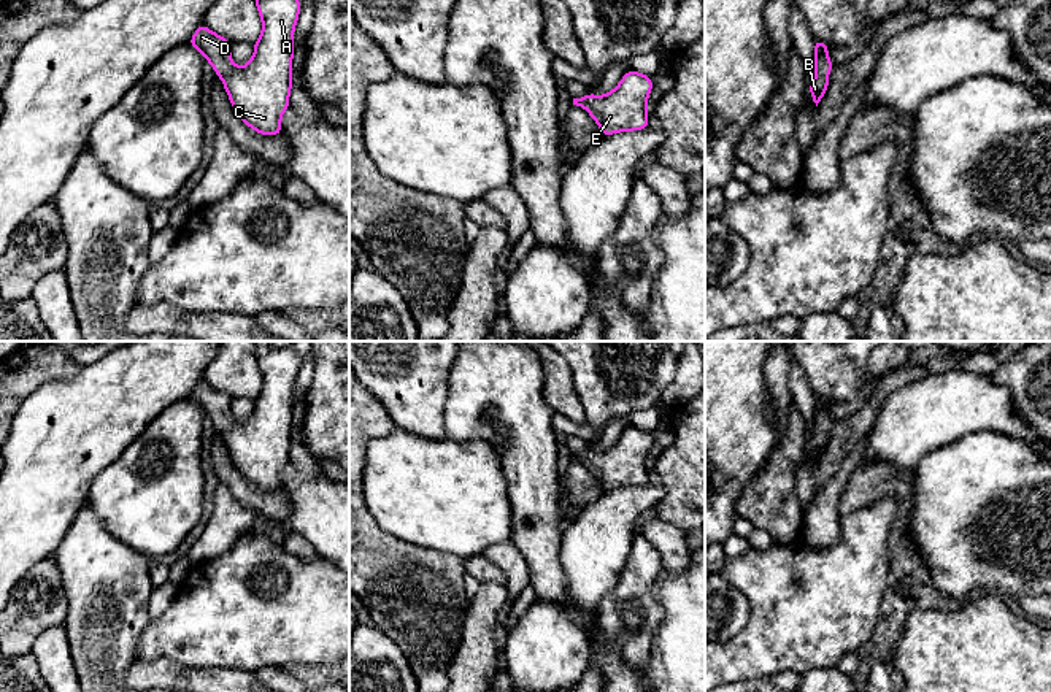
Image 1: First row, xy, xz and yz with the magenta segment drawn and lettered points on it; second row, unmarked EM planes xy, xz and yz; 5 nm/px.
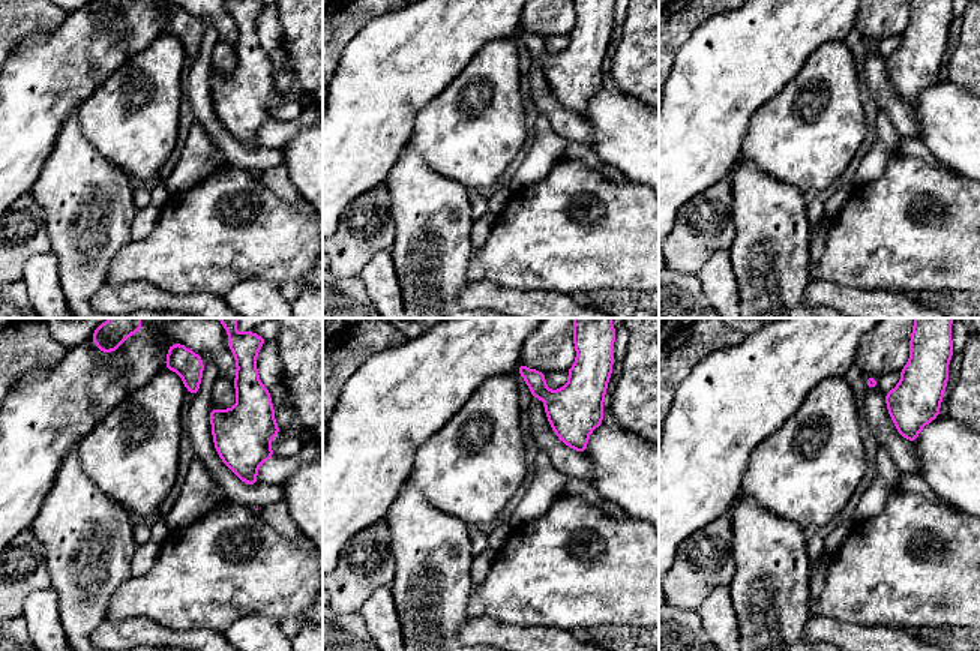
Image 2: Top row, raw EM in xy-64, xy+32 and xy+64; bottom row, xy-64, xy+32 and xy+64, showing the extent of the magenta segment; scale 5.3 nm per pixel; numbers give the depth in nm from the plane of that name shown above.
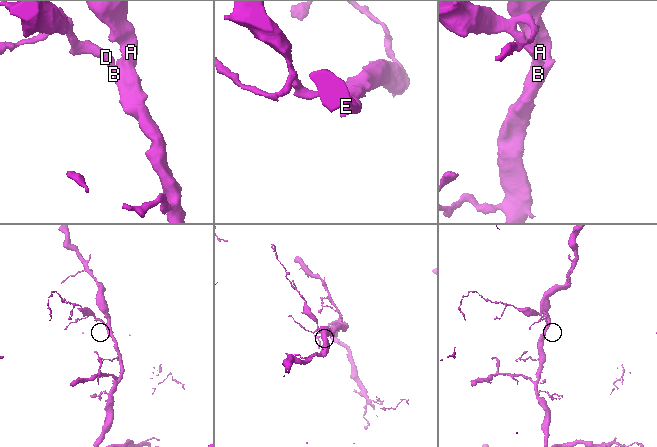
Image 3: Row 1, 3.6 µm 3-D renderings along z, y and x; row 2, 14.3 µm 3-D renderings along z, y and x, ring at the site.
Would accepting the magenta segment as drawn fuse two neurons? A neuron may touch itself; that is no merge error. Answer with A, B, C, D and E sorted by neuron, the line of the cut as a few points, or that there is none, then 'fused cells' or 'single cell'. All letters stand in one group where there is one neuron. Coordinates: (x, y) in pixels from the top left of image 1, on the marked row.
groups A B C D E; cut none; single cell

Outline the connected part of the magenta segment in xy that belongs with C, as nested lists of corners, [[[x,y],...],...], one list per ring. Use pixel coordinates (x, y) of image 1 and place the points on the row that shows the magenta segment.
[[[256,0],[257,11],[262,19],[262,33],[254,43],[254,56],[244,67],[237,67],[230,57],[232,43],[224,37],[211,32],[202,24],[192,35],[189,44],[198,49],[211,63],[218,78],[222,79],[224,89],[229,94],[230,103],[243,122],[260,135],[281,135],[281,117],[289,108],[289,95],[292,89],[292,56],[294,56],[294,30],[302,10],[298,0]]]

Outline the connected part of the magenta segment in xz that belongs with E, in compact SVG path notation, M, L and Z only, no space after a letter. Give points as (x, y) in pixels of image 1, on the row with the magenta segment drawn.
M629 70L619 84L605 95L586 94L573 98L599 124L603 136L618 132L643 130L649 127L646 103L653 89L653 78Z

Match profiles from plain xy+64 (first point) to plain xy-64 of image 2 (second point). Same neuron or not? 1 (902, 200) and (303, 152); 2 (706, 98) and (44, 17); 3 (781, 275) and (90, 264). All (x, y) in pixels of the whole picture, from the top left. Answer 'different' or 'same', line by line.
1: different
2: different
3: same

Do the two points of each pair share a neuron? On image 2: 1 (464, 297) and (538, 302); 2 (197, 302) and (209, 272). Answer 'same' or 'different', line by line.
1: same
2: different

